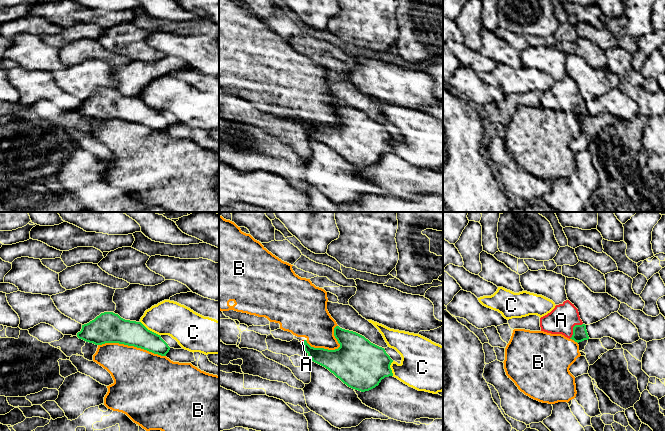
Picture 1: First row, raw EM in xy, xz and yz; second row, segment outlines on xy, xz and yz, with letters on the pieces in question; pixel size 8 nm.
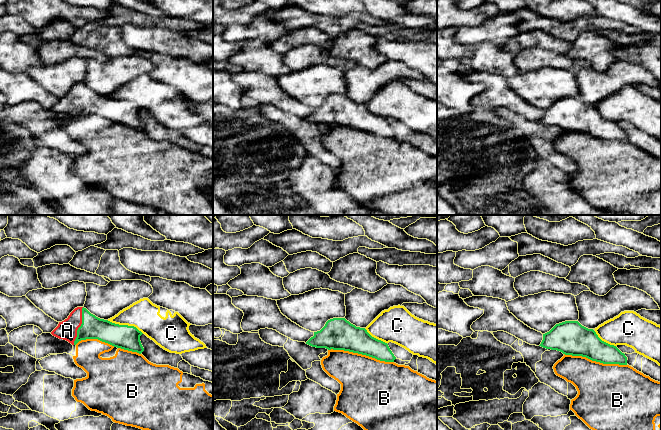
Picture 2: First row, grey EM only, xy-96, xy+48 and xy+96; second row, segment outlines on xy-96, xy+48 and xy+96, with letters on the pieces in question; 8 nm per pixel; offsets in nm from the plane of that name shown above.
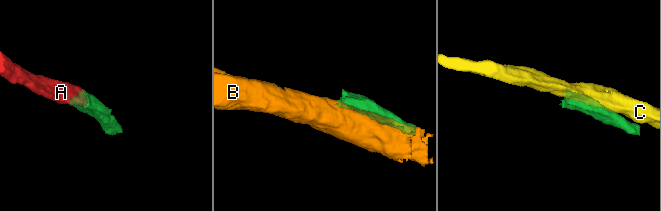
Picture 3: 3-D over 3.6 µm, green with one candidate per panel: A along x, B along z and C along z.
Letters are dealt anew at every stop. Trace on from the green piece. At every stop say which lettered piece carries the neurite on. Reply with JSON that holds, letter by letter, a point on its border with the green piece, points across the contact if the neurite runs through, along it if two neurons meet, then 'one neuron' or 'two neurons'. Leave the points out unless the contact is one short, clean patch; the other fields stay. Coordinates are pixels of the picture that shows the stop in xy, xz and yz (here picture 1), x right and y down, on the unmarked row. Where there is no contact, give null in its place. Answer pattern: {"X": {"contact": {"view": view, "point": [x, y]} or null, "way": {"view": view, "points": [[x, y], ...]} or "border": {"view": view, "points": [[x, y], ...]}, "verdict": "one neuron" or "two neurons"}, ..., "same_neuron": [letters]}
{"A": {"contact": {"view": "yz", "point": [573, 104]}, "way": {"view": "yz", "points": [[580, 110], [573, 104], [565, 96], [561, 96]]}, "verdict": "one neuron"}, "B": {"contact": {"view": "xy", "point": [132, 121]}, "verdict": "two neurons"}, "C": {"contact": {"view": "xy", "point": [149, 106]}, "verdict": "two neurons"}, "same_neuron": ["A"]}

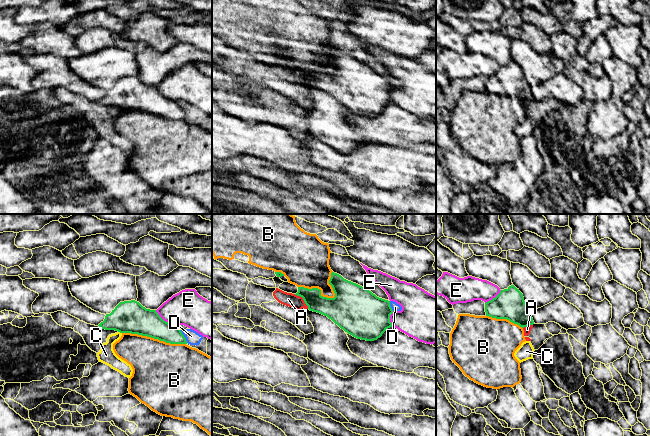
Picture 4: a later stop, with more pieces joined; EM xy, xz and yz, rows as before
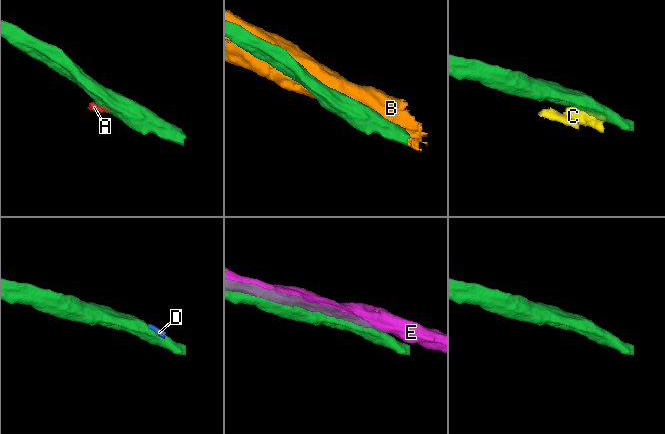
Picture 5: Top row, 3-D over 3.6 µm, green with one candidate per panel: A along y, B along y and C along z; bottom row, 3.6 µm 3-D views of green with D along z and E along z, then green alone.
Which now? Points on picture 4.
{"A": {"contact": {"view": "xz", "point": [303, 75]}, "border": {"view": "xz", "points": [[294, 70], [301, 73], [308, 84]]}, "verdict": "two neurons"}, "B": {"contact": {"view": "xz", "point": [317, 64]}, "verdict": "two neurons"}, "C": {"contact": {"view": "xy", "point": [120, 108]}, "verdict": "two neurons"}, "D": {"contact": {"view": "xy", "point": [183, 112]}, "border": {"view": "xy", "points": [[180, 106], [187, 118]]}, "verdict": "two neurons"}, "E": {"contact": {"view": "xy", "point": [165, 97]}, "verdict": "two neurons"}, "same_neuron": []}

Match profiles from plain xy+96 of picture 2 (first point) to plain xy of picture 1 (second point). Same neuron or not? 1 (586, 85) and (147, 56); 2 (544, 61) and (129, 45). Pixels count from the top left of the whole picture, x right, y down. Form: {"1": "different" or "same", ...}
{"1": "different", "2": "different"}

